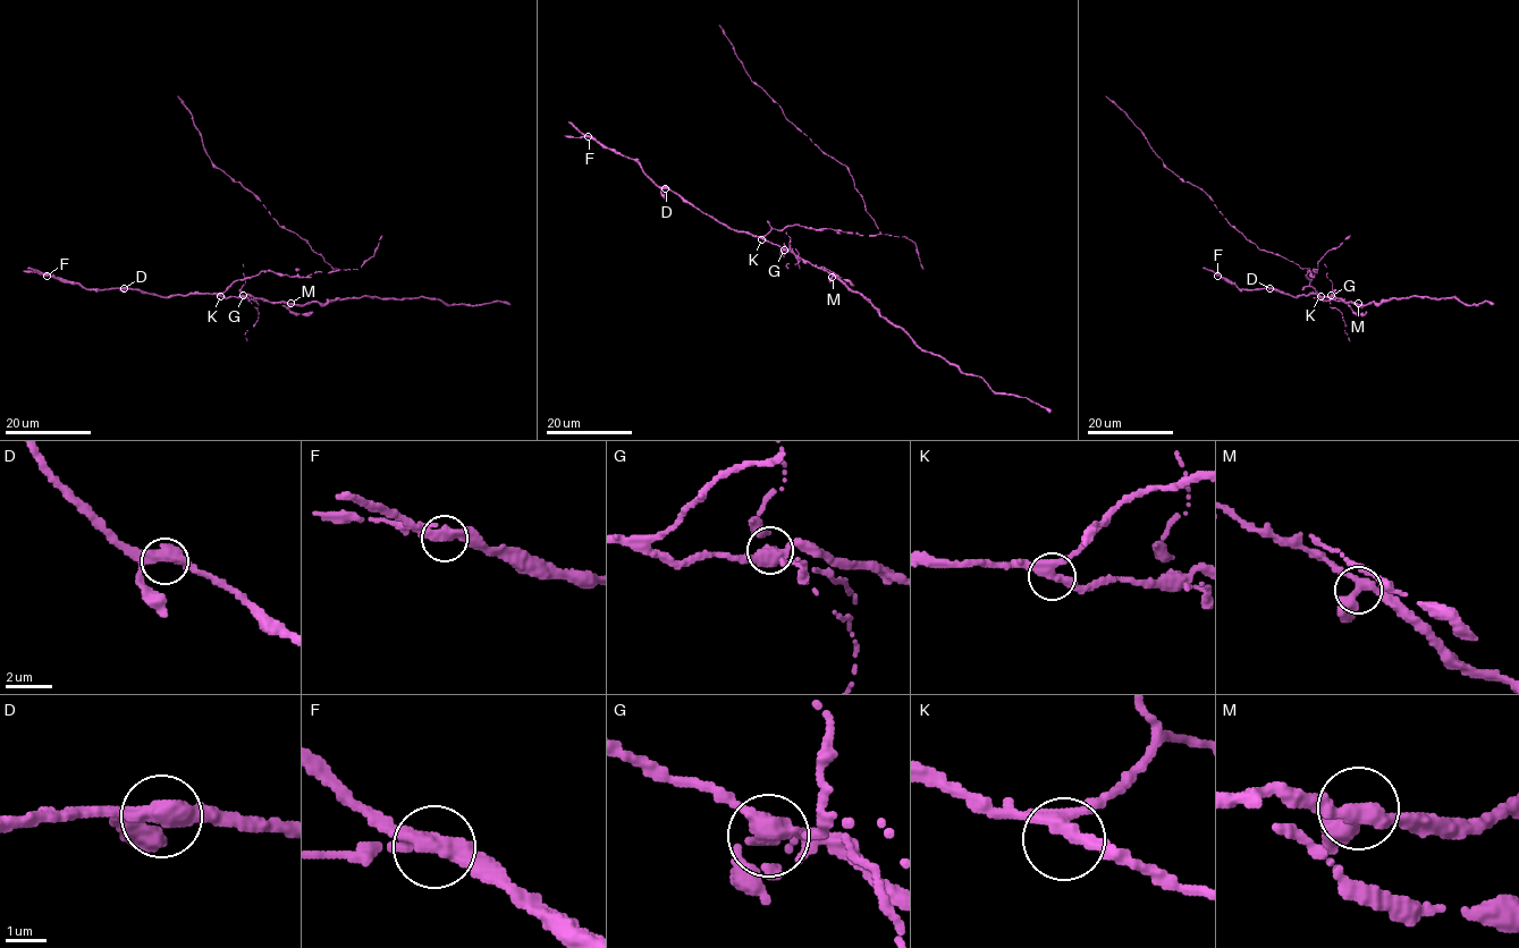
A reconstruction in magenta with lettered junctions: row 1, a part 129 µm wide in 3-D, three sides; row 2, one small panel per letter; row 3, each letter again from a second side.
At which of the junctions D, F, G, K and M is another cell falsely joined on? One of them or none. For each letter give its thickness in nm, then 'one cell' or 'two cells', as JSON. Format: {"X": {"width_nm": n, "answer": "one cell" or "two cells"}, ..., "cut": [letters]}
{"D": {"width_nm": 360, "answer": "one cell"}, "F": {"width_nm": 320, "answer": "one cell"}, "G": {"width_nm": 360, "answer": "two cells"}, "K": {"width_nm": 320, "answer": "one cell"}, "M": {"width_nm": 360, "answer": "one cell"}, "cut": ["G"]}

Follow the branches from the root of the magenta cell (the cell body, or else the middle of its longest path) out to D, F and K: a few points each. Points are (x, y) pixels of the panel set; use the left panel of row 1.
D: (264, 271), (236, 280), (222, 293), (160, 297), (124, 288)
F: (264, 271), (236, 280), (222, 293), (168, 297), (128, 288), (87, 289), (47, 276)
K: (264, 271), (236, 280), (220, 296)

